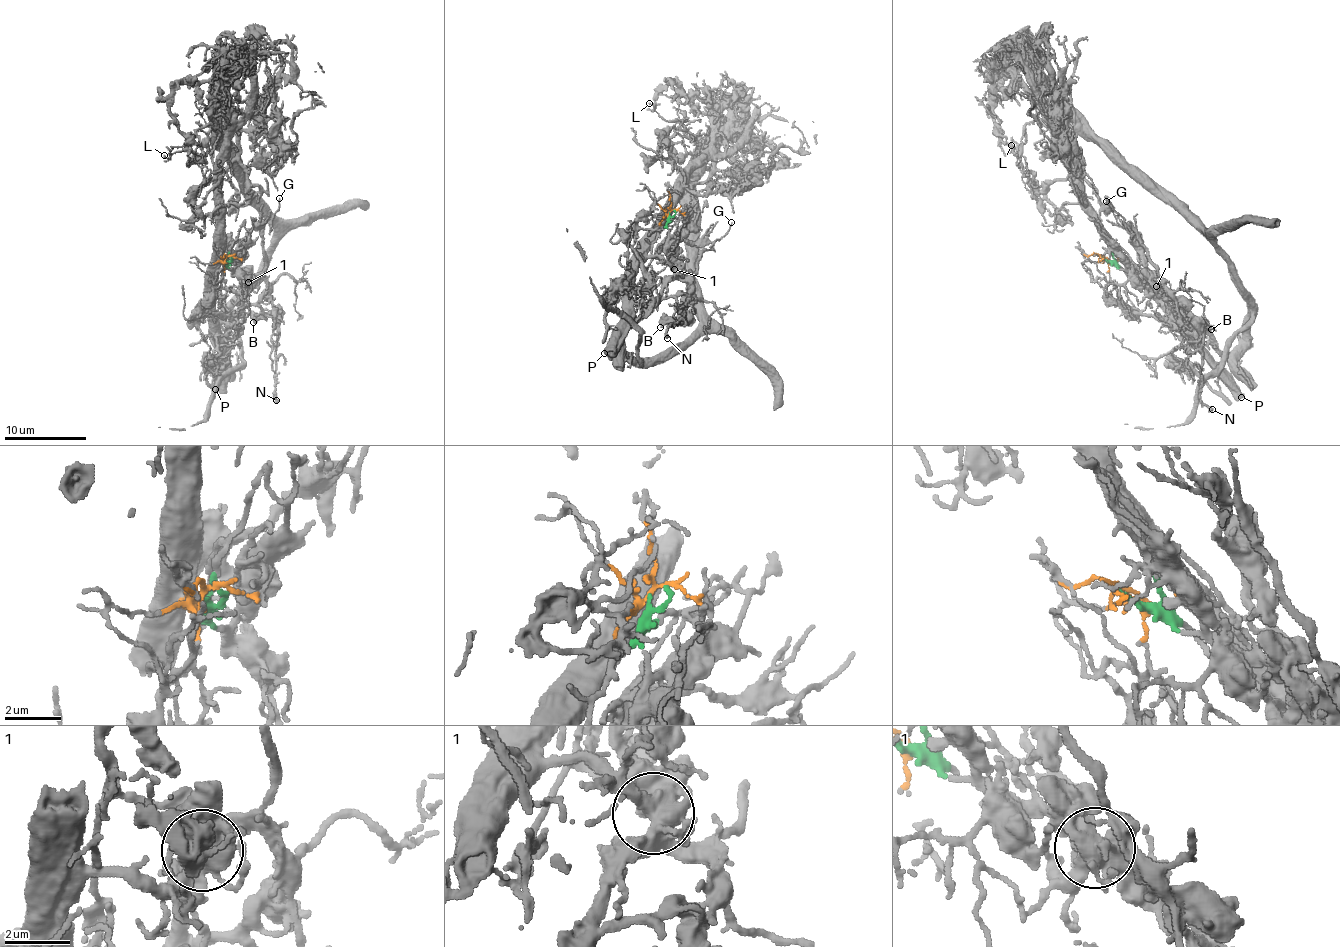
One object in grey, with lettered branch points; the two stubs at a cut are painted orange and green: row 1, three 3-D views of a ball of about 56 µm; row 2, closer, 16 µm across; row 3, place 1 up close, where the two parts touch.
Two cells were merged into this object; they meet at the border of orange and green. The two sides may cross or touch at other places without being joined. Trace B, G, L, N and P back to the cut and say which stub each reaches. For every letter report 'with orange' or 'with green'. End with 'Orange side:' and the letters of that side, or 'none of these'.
B: with green
G: with green
L: with orange
N: with green
P: with orange
Orange side: L, P

